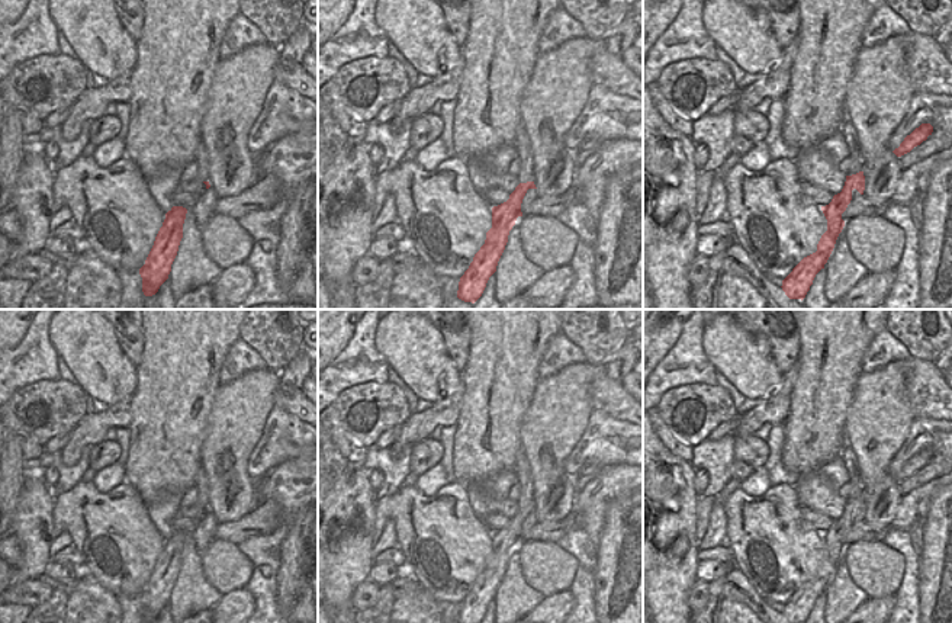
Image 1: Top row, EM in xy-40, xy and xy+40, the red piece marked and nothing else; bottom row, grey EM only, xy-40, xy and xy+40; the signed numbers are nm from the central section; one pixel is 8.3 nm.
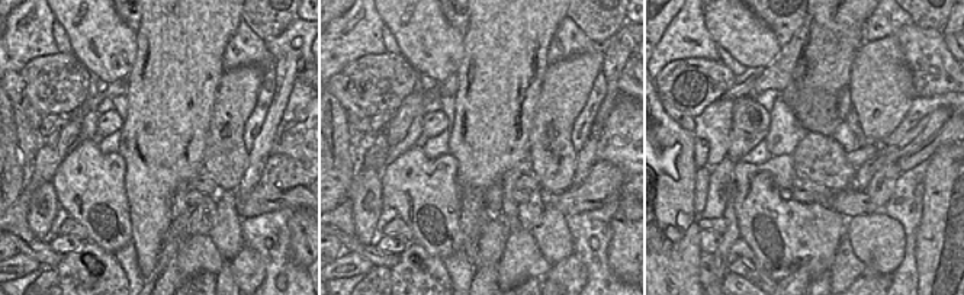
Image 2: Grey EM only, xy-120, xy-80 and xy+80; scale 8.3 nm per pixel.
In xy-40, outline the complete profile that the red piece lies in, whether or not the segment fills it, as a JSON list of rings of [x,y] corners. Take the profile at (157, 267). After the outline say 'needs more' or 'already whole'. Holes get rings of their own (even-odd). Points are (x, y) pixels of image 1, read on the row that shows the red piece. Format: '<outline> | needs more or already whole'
[[[173,206],[167,213],[160,228],[154,245],[139,269],[142,277],[142,292],[145,296],[152,296],[160,286],[168,279],[171,264],[177,256],[180,241],[183,238],[183,224],[187,209]]] | already whole

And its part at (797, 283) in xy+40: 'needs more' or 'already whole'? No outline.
already whole

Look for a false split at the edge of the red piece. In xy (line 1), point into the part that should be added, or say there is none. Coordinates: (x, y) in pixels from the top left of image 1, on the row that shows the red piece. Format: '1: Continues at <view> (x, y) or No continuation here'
1: No continuation here.

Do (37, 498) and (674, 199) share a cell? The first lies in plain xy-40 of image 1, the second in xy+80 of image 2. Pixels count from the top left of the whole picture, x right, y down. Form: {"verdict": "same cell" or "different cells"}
{"verdict": "same cell"}

